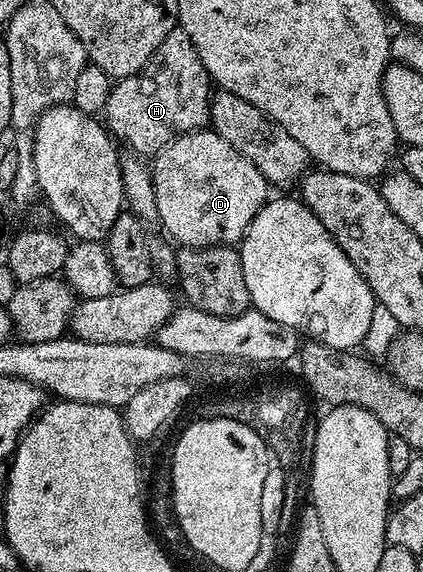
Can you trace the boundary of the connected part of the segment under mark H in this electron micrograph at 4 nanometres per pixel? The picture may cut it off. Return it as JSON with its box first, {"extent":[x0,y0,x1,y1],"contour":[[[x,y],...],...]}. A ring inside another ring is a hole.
{"extent":[105,26,213,158],"contour":[[[176,26],[165,38],[165,42],[161,42],[158,50],[151,55],[147,67],[143,68],[138,76],[126,76],[124,80],[114,81],[105,109],[105,124],[112,137],[119,142],[124,140],[134,155],[151,158],[159,149],[174,142],[176,136],[185,132],[197,132],[210,125],[212,95],[213,81],[197,54],[197,46],[193,46],[189,34],[185,34],[182,28]]]}

